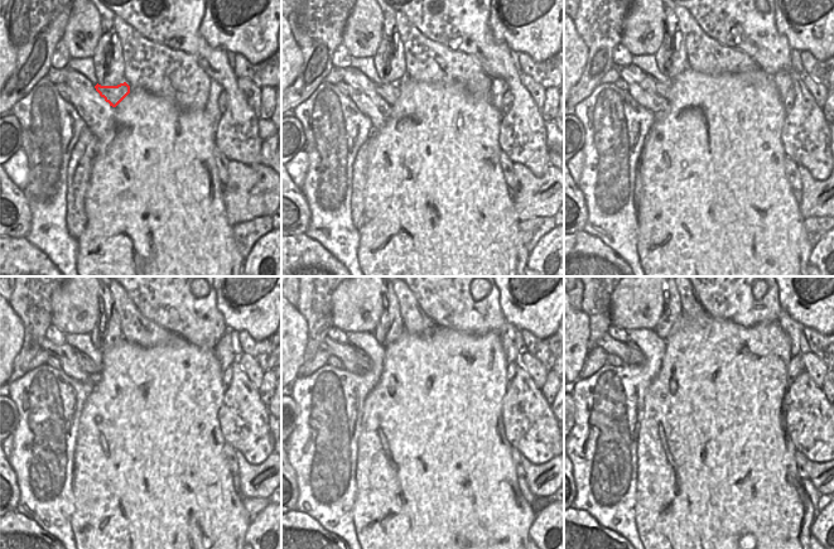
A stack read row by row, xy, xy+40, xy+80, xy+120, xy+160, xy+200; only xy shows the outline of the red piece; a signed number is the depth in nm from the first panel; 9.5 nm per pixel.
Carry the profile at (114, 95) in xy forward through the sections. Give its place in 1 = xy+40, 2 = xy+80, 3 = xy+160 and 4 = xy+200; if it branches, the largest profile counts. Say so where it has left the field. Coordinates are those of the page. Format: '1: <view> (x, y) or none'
1: xy+40 (389, 92)
2: xy+80 (663, 90)
3: xy+160 (361, 357)
4: xy+200 (636, 357)

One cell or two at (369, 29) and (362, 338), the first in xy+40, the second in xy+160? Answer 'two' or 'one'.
two

